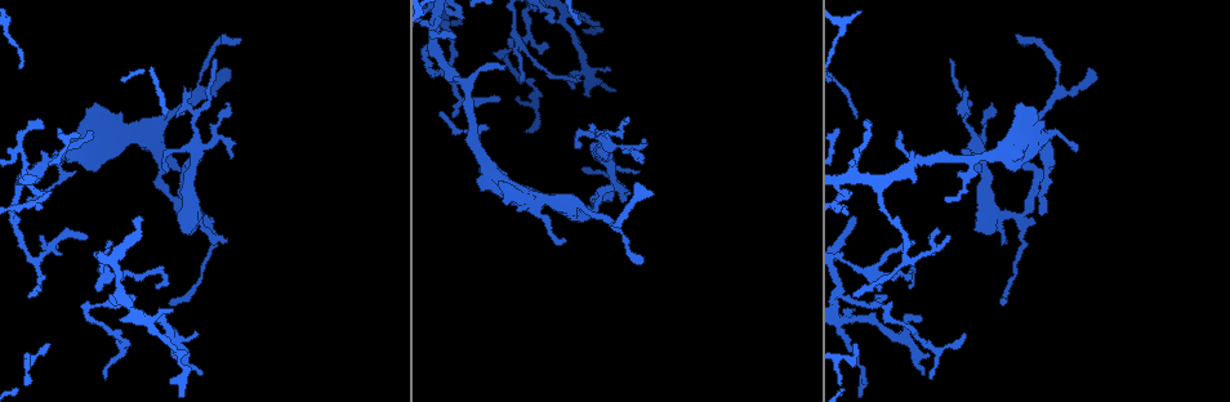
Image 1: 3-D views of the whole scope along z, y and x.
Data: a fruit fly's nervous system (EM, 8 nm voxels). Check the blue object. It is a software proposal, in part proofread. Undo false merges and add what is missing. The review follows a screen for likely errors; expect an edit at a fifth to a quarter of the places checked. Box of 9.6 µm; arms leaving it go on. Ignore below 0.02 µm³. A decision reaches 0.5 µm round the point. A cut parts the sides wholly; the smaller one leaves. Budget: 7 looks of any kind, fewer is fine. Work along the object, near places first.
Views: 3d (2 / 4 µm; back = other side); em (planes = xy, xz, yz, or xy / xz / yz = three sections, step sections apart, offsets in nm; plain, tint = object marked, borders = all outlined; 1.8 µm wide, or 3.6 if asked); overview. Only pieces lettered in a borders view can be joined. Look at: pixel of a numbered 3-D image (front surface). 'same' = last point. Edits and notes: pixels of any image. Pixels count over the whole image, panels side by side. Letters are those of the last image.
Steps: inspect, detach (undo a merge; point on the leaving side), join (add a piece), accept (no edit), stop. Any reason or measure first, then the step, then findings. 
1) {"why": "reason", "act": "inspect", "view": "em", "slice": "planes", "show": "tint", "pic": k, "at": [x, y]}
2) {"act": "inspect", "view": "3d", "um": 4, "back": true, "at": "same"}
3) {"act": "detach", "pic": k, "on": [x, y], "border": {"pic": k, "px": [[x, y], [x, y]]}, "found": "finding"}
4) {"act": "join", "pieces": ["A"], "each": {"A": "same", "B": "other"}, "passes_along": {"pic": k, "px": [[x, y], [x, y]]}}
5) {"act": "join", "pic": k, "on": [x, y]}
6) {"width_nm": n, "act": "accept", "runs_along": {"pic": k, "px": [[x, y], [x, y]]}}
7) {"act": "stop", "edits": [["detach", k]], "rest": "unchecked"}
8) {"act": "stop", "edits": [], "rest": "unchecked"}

{"why": "an open end", "act": "inspect", "view": "3d", "um": 4, "pic": 1, "at": [923, 373]}

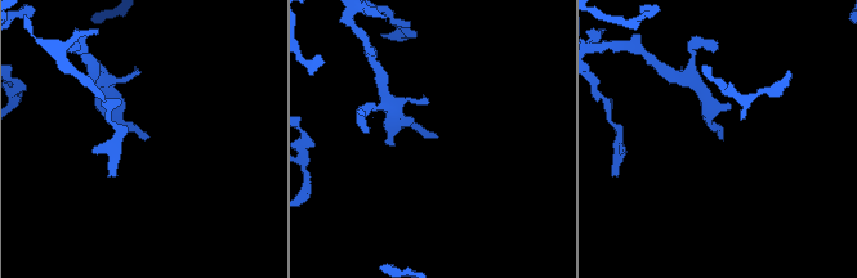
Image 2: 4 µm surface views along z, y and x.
{"why": "shape alone is not enough", "act": "inspect", "view": "em", "slice": "planes", "show": "borders", "pic": 2, "at": [438, 136]}

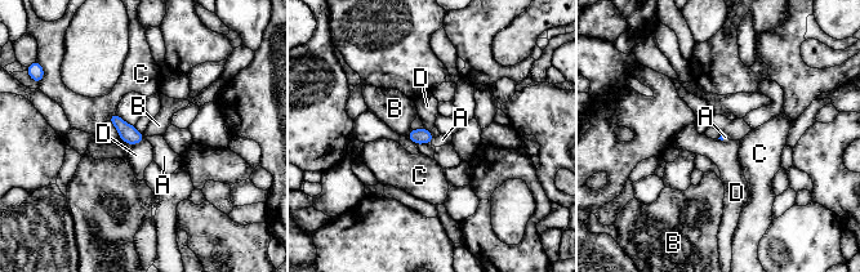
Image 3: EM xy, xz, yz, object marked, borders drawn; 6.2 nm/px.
{"act": "join", "pieces": ["A"], "each": {"A": "same", "B": "other", "C": "other", "D": "other"}, "passes_along": {"pic": 3, "px": [[422, 136], [432, 141], [442, 139]]}, "found": "it goes on there"}

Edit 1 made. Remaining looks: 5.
{"why": "redraw", "act": "inspect", "view": "overview"}

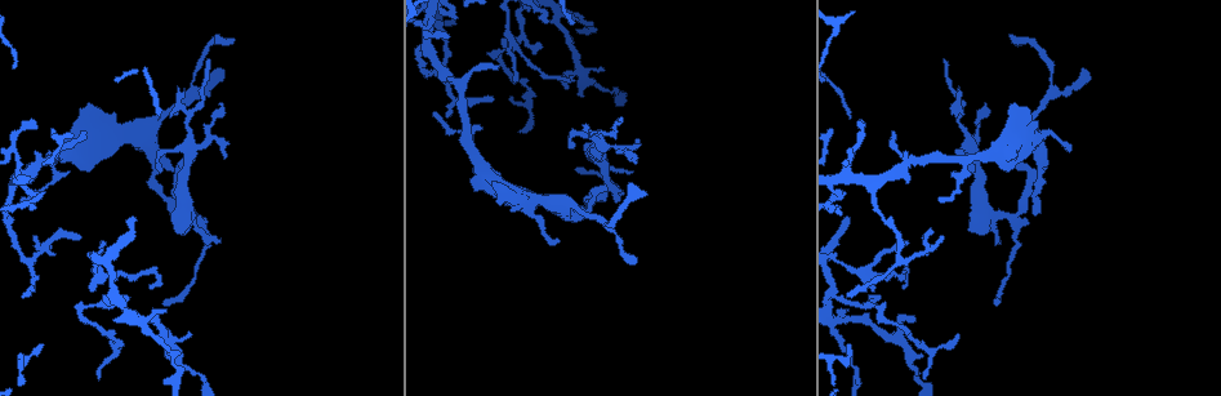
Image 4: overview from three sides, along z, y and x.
{"why": "free end", "act": "inspect", "view": "em", "slice": "planes", "show": "borders", "pic": 4, "at": [847, 311]}

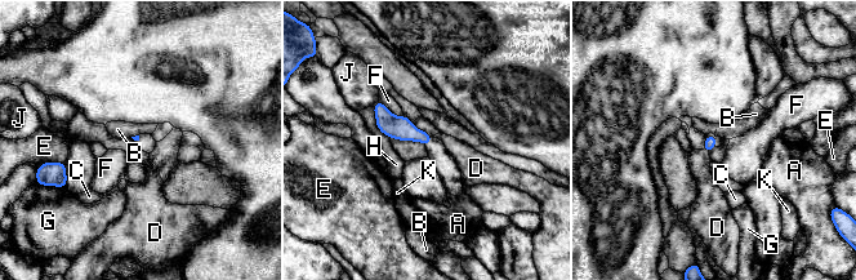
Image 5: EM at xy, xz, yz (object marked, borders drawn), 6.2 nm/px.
{"act": "accept", "each": {"A": "other", "B": "other", "C": "other", "D": "other", "E": "other", "F": "other", "G": "other", "H": "other", "J": "other", "K": "other"}, "found": "none of them fits"}

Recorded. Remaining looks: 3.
{"why": "sharp bend", "act": "inspect", "view": "3d", "um": 2, "pic": 4, "at": [879, 308]}

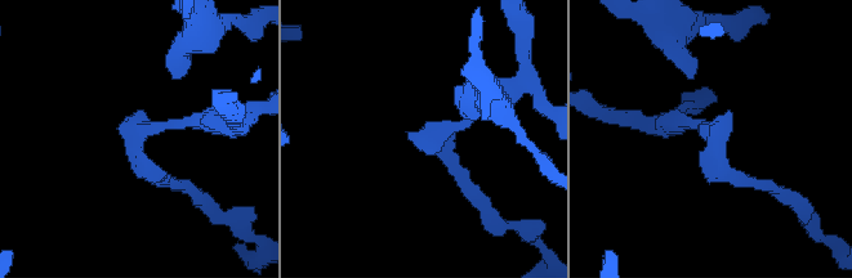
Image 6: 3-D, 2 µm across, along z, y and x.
{"why": "need the tissue", "act": "inspect", "view": "em", "slice": "yz", "step": 8, "show": "tint", "pic": 6, "at": [430, 130]}

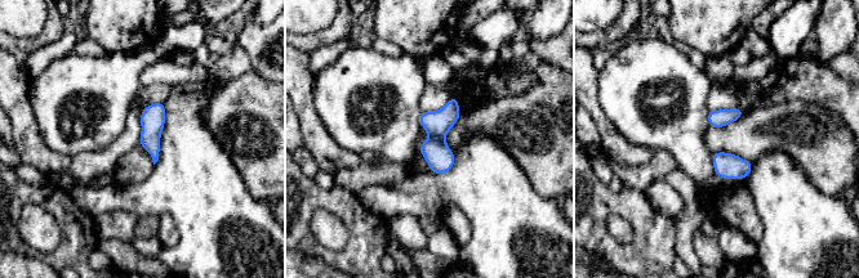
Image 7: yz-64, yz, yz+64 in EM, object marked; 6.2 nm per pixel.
{"why": "cut it another way", "act": "inspect", "view": "em", "slice": "planes", "show": "borders", "at": "same"}

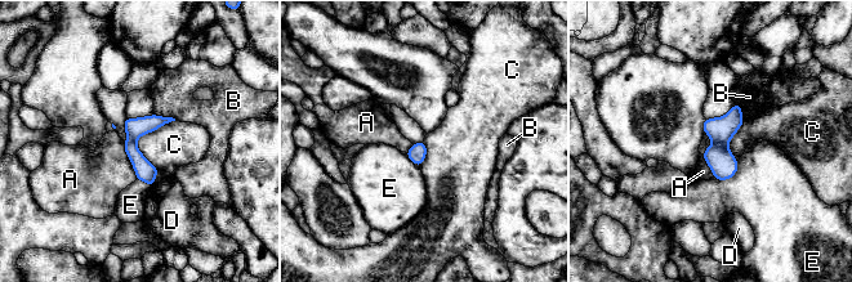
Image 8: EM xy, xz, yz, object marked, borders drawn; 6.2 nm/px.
{"width_nm": 110, "act": "accept", "each": {"A": "other", "B": "other", "C": "other", "D": "other", "E": "other"}, "border": {"pic": 8, "px": [[175, 120], [137, 139], [156, 169]]}, "found": "all the same neuron"}

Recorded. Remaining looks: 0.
{"act": "stop", "edits": [["join", 3]], "rest": "unchecked"}

